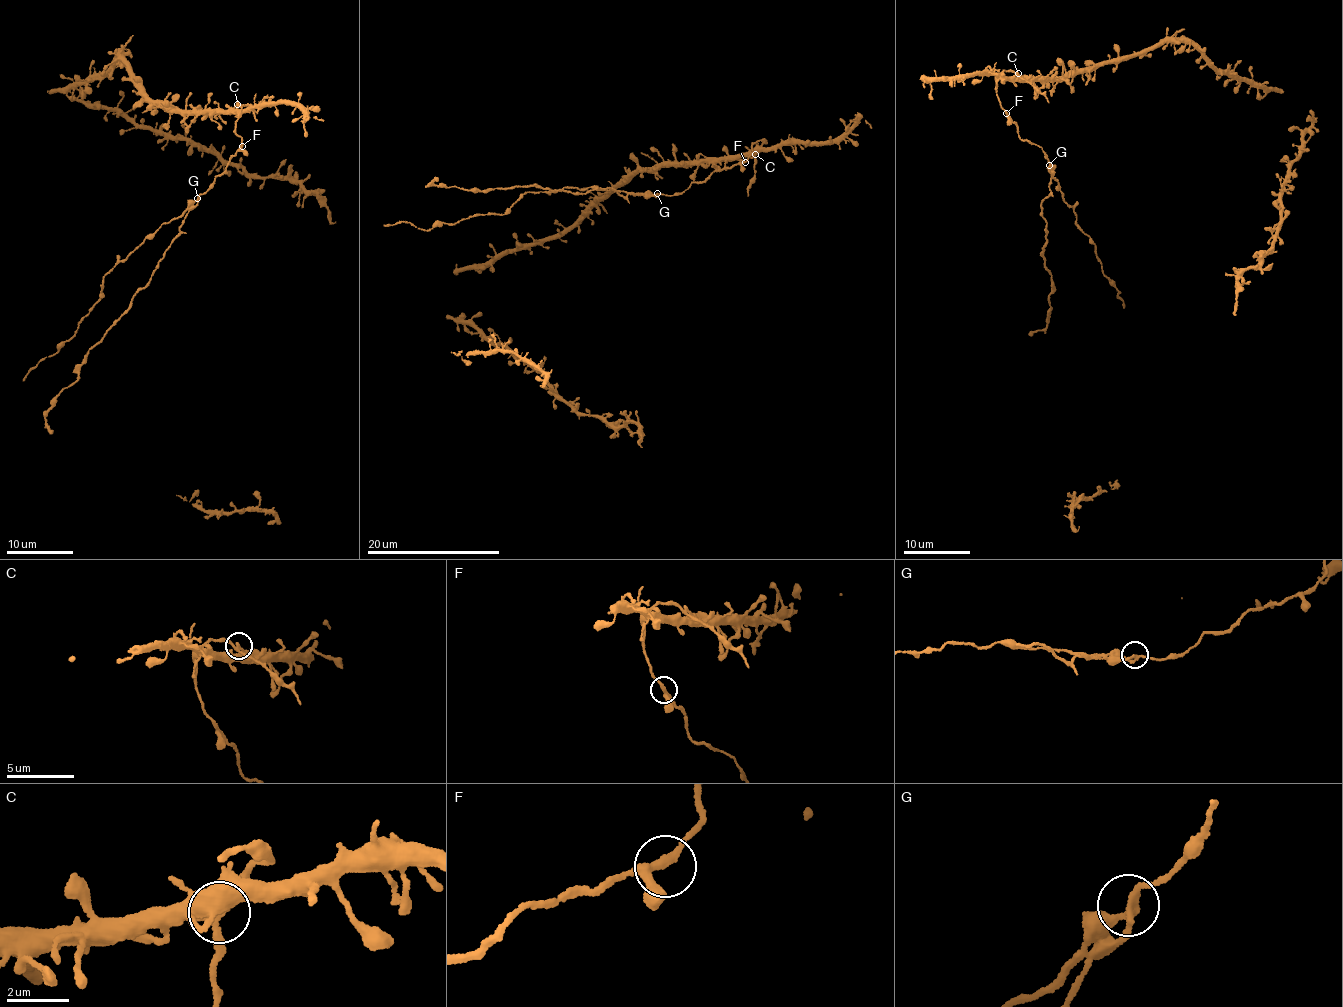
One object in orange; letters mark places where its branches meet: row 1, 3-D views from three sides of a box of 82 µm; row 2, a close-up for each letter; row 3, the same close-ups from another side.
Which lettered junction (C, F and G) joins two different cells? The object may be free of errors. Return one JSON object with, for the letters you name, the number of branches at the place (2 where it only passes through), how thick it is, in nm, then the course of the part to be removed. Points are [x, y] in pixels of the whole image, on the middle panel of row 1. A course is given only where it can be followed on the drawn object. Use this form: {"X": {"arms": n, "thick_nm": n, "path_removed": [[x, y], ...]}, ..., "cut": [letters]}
{"G": {"arms": 3, "thick_nm": 180, "path_removed": [[657, 193], [629, 193], [626, 197], [609, 187], [580, 193], [540, 187], [483, 192], [428, 186], [436, 178]]}, "cut": ["G"]}

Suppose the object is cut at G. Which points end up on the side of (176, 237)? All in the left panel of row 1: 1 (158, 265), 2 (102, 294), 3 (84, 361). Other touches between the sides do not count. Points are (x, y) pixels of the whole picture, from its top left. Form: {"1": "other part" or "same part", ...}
{"1": "same part", "2": "other part", "3": "same part"}

